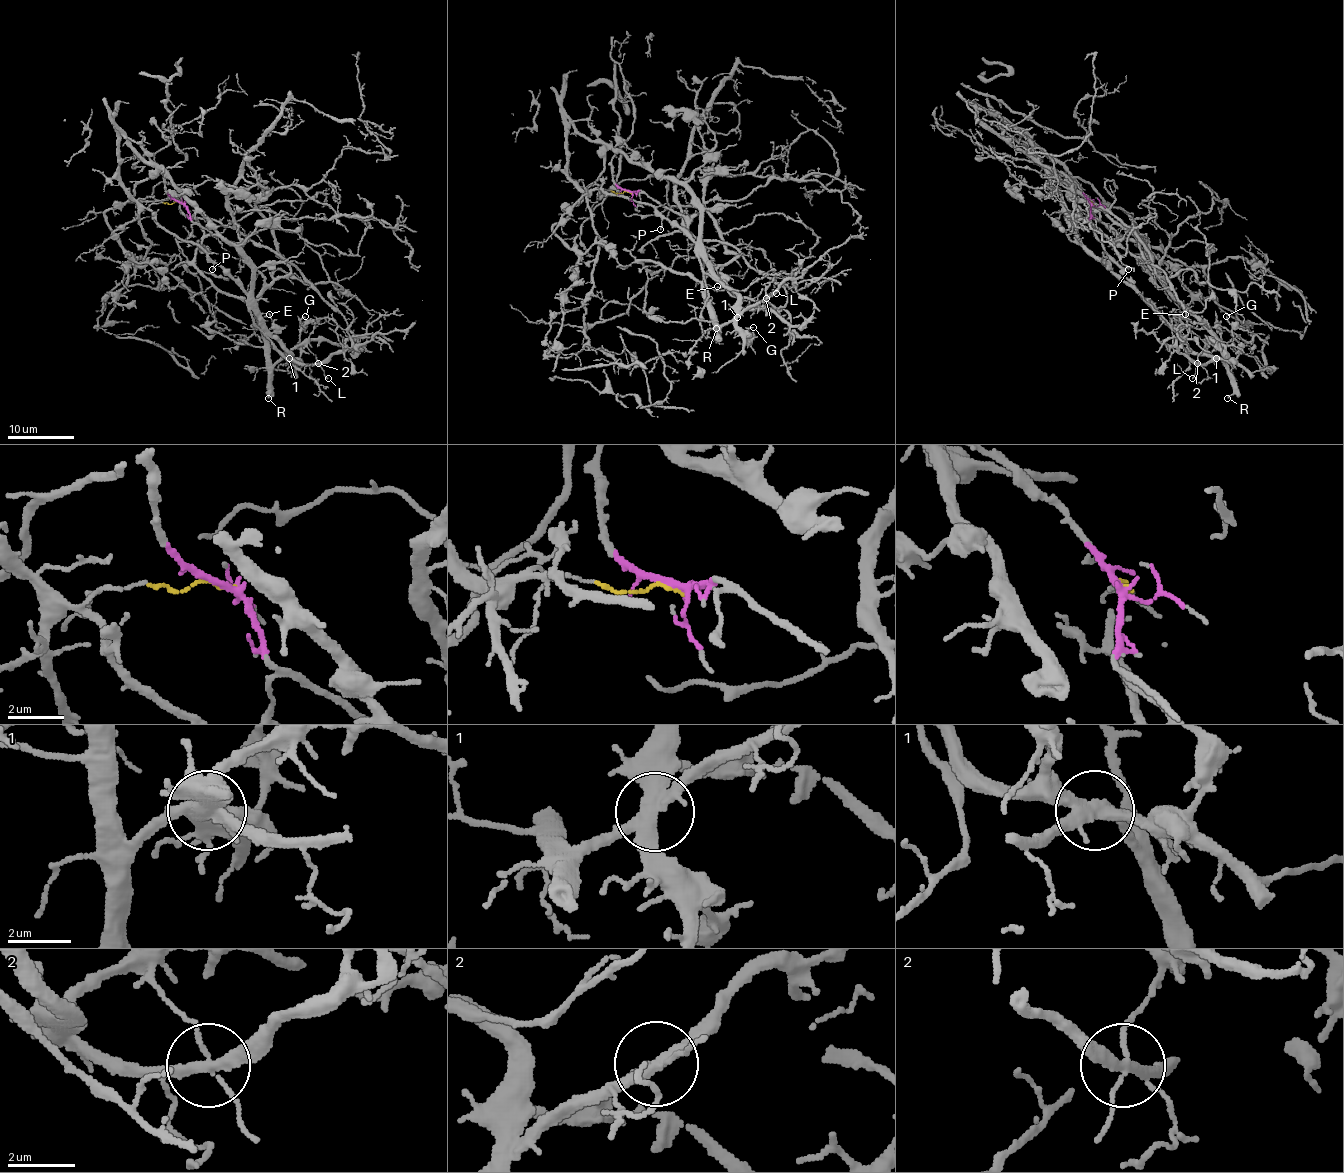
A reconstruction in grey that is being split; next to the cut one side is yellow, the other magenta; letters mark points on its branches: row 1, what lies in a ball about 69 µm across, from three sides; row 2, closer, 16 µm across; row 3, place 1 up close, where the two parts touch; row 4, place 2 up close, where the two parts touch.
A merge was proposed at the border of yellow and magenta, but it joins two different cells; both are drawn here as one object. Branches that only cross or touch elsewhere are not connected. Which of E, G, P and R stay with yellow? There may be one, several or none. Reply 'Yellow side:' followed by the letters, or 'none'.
Yellow side: E, G, P

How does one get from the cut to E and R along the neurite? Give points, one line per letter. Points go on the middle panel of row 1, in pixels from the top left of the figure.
E: (627, 191), (598, 189), (647, 202), (674, 222), (695, 244), (695, 252), (722, 285), (717, 287)
R: (629, 191), (641, 191), (679, 212), (692, 239), (712, 259), (705, 303), (715, 328)

